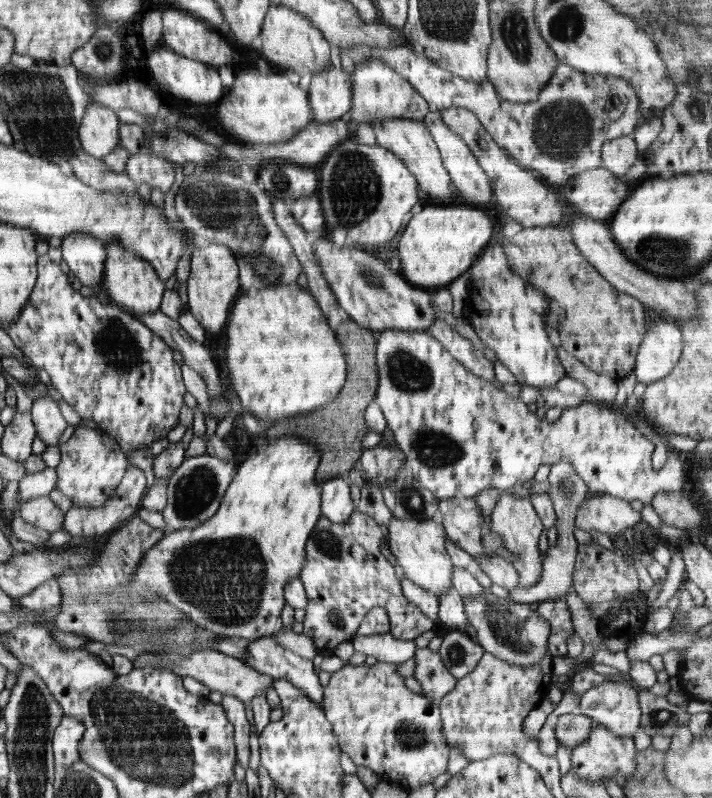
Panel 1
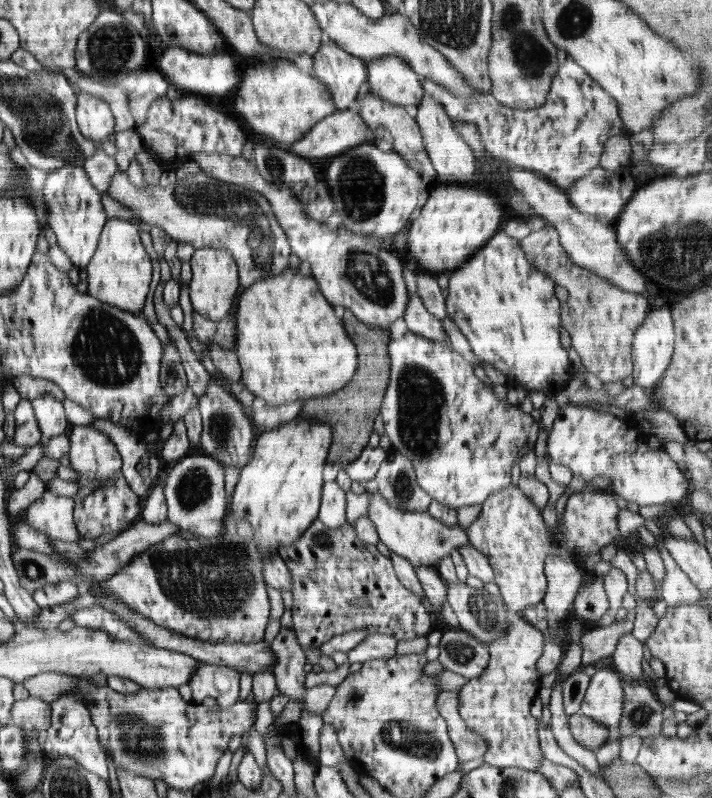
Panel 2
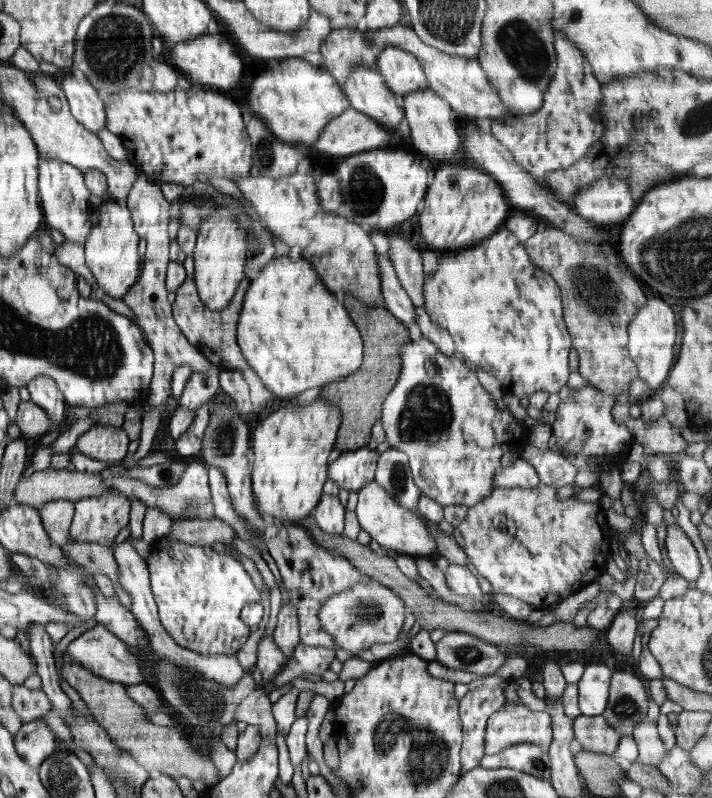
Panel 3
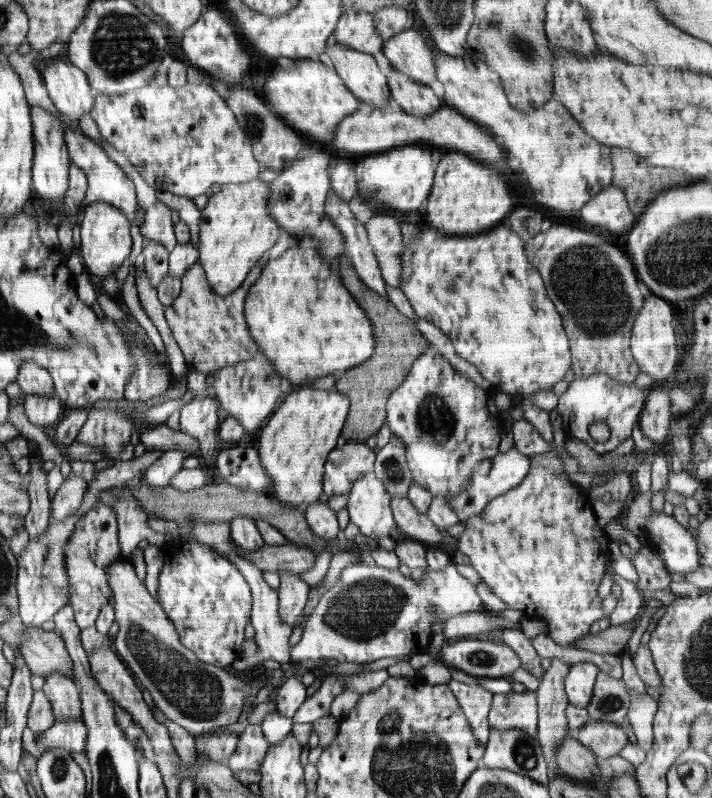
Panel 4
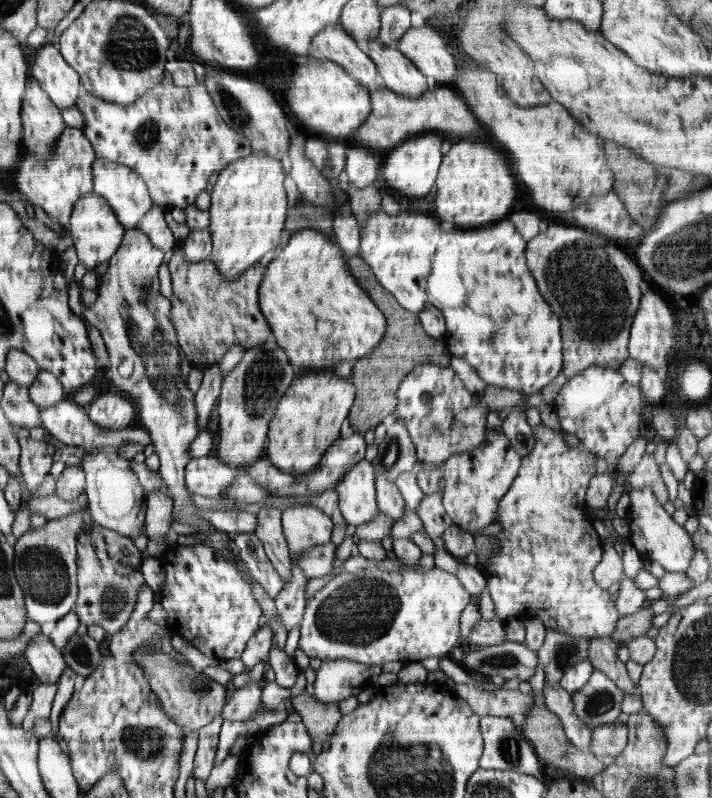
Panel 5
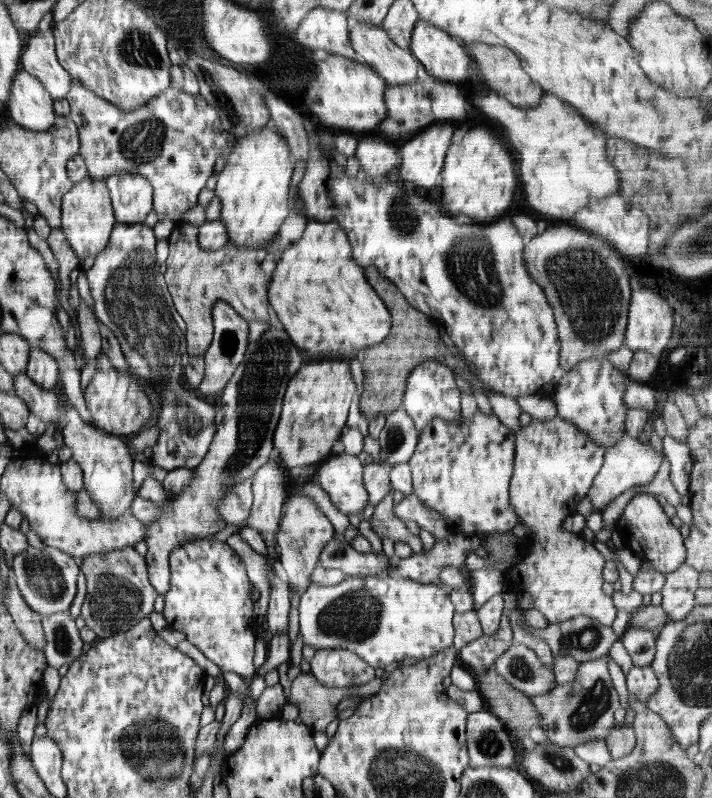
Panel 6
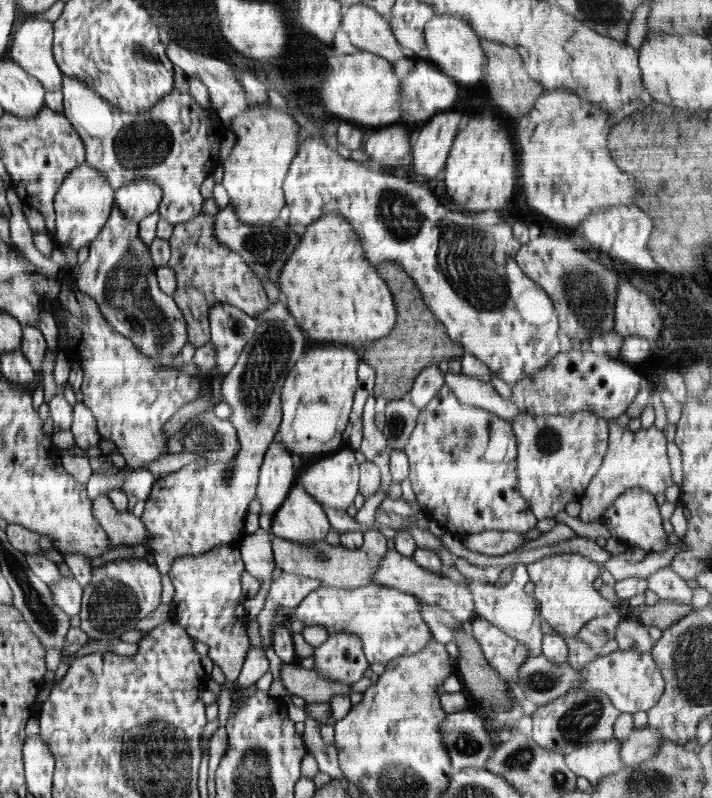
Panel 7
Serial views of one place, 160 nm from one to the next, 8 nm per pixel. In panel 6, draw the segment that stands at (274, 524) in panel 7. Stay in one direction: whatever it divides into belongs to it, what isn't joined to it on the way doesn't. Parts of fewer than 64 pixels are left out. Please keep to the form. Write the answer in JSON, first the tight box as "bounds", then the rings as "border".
{"bounds":[276,493,335,594],"border":[[[306,493],[289,496],[284,506],[282,518],[276,531],[276,544],[279,550],[277,566],[284,579],[301,594],[312,585],[312,571],[319,564],[320,553],[333,539],[335,534],[332,523]]]}

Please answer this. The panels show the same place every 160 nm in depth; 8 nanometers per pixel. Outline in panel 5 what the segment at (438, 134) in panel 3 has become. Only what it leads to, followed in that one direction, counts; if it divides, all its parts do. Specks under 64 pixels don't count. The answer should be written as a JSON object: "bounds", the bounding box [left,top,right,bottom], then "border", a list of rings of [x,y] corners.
{"bounds":[366,38,432,98],"border":[[[378,38],[367,40],[367,45],[366,54],[376,65],[377,74],[382,76],[387,89],[405,97],[418,98],[432,87],[427,76],[397,48],[384,44]]]}

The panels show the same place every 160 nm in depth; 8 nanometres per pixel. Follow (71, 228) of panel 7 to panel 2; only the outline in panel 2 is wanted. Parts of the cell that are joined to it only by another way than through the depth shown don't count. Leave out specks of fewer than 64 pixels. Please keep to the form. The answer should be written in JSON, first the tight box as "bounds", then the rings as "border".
{"bounds":[83,217,154,313],"border":[[[108,217],[97,249],[83,272],[83,278],[88,283],[86,294],[96,297],[104,304],[124,309],[126,312],[138,313],[143,310],[150,290],[154,272],[152,268],[152,260],[142,245],[137,225],[128,219]]]}

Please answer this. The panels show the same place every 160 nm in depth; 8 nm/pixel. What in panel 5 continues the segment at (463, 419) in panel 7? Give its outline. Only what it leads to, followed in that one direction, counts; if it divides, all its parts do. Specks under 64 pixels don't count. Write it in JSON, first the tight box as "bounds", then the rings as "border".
{"bounds":[415,429,521,532],"border":[[[487,429],[483,443],[475,449],[452,454],[445,463],[432,467],[432,470],[415,469],[416,481],[422,492],[432,495],[439,491],[440,480],[444,480],[443,505],[453,524],[470,532],[482,530],[497,522],[500,499],[518,476],[521,458],[502,431]]]}

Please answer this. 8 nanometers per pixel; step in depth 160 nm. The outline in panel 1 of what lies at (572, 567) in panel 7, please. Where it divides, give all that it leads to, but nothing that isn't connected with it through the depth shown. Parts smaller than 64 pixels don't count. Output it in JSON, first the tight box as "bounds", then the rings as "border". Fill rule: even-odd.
{"bounds":[489,492,640,587],"border":[[[516,492],[502,493],[496,501],[494,510],[489,514],[489,528],[492,535],[497,534],[506,550],[518,554],[518,559],[511,562],[519,576],[519,587],[534,586],[540,579],[543,562],[540,560],[542,552],[538,547],[538,538],[542,534],[543,524],[537,515],[530,497],[518,496]],[[605,493],[592,494],[578,507],[575,526],[586,532],[597,530],[612,536],[640,522],[640,516],[626,500]]]}

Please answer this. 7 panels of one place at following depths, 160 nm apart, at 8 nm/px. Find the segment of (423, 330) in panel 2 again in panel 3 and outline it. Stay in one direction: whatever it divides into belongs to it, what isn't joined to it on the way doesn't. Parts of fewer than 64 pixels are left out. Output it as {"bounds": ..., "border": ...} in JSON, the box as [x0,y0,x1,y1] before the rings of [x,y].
{"bounds":[376,253,415,332],"border":[[[376,253],[377,264],[379,264],[379,279],[381,282],[381,296],[383,296],[384,306],[400,321],[403,322],[412,332],[415,321],[415,306],[412,299],[405,293],[397,279],[393,269],[393,262]]]}

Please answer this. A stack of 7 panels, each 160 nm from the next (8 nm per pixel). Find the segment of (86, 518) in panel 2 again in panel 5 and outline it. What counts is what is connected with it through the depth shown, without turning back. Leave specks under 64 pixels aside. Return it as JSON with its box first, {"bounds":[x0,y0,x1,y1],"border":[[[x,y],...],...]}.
{"bounds":[74,523,145,634],"border":[[[91,523],[89,530],[84,530],[77,538],[77,585],[79,588],[74,610],[77,612],[79,625],[86,627],[98,625],[108,634],[114,634],[130,620],[131,612],[135,609],[137,598],[145,580],[142,572],[143,558],[141,552],[134,545],[133,539]]]}

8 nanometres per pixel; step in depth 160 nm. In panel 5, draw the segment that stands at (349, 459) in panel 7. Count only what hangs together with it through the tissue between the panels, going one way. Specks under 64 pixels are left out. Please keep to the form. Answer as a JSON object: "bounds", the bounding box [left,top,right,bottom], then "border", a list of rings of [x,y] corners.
{"bounds":[336,460,379,526],"border":[[[361,460],[338,480],[336,493],[342,516],[347,524],[358,526],[375,519],[379,508],[376,502],[376,476],[372,463]]]}

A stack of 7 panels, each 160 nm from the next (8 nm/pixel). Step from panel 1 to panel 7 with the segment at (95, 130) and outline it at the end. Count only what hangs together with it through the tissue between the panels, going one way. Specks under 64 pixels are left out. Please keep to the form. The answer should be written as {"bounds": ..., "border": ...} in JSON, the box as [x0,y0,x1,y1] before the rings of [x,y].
{"bounds":[8,15,62,91],"border":[[[26,15],[12,34],[8,56],[28,74],[35,76],[46,91],[61,90],[62,71],[53,55],[53,23],[44,15]]]}

